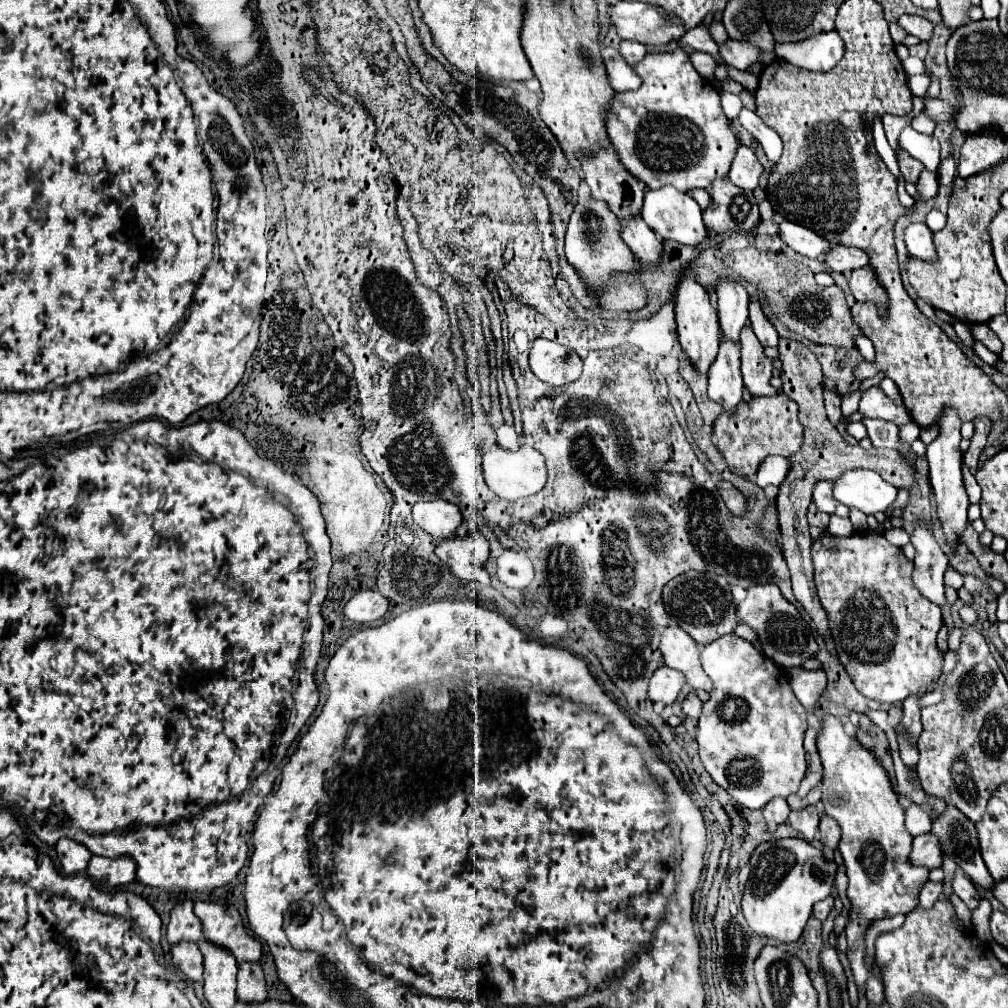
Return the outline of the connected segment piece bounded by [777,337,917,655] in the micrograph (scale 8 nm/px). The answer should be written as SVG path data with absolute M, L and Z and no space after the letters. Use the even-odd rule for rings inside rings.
M779 339L779 353L781 353L781 379L783 379L783 391L787 397L791 397L799 405L799 423L803 425L803 445L797 453L789 457L789 473L785 481L779 485L779 495L777 495L777 509L779 509L779 523L781 523L781 543L783 543L783 555L791 571L791 583L793 583L793 593L797 601L803 605L803 609L809 613L813 619L819 635L825 639L831 655L837 655L827 613L819 603L817 589L813 583L813 559L811 559L811 545L813 539L809 535L809 525L807 525L807 507L811 503L811 491L817 479L833 479L839 477L845 469L855 469L855 467L867 467L877 471L887 483L891 483L897 489L907 489L911 491L917 485L917 471L911 467L895 449L875 449L871 447L869 451L863 451L859 445L851 447L843 441L839 431L829 423L827 413L825 413L825 403L823 403L823 373L817 357L801 343L789 341L789 339Z

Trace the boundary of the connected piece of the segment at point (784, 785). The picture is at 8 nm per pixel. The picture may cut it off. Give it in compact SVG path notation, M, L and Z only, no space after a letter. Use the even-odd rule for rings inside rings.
M725 635L717 641L701 647L703 671L713 681L713 691L703 703L703 711L697 723L697 743L699 757L707 773L717 785L721 785L737 803L747 809L763 809L773 797L789 797L797 793L799 783L807 769L807 757L803 749L803 735L807 729L807 711L793 695L787 675L769 661L753 643L737 637Z

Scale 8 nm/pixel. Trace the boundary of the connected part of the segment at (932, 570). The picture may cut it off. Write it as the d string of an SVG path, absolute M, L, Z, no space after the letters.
M921 525L917 527L915 535L911 537L911 543L913 547L917 549L915 553L915 571L913 571L913 583L915 587L919 589L919 593L923 597L927 597L931 603L939 605L939 607L949 607L947 603L947 597L945 597L945 591L943 591L943 573L945 569L949 567L949 561L947 561L947 555L941 551L941 547L937 545L937 541L933 539L933 535Z

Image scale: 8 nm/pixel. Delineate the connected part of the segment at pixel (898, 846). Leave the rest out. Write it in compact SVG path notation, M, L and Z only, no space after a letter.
M833 715L823 717L821 731L817 735L817 749L823 763L821 803L825 815L833 817L841 827L839 851L843 855L849 877L847 897L855 911L845 929L849 941L847 957L857 987L865 991L869 969L863 963L863 933L867 929L867 923L883 917L893 917L897 913L913 911L917 907L917 897L923 883L927 881L929 871L913 869L913 865L909 865L907 861L913 837L903 825L905 813L897 803L897 795L891 787L887 771L877 761L873 751L861 745L857 737L847 735L843 723Z

